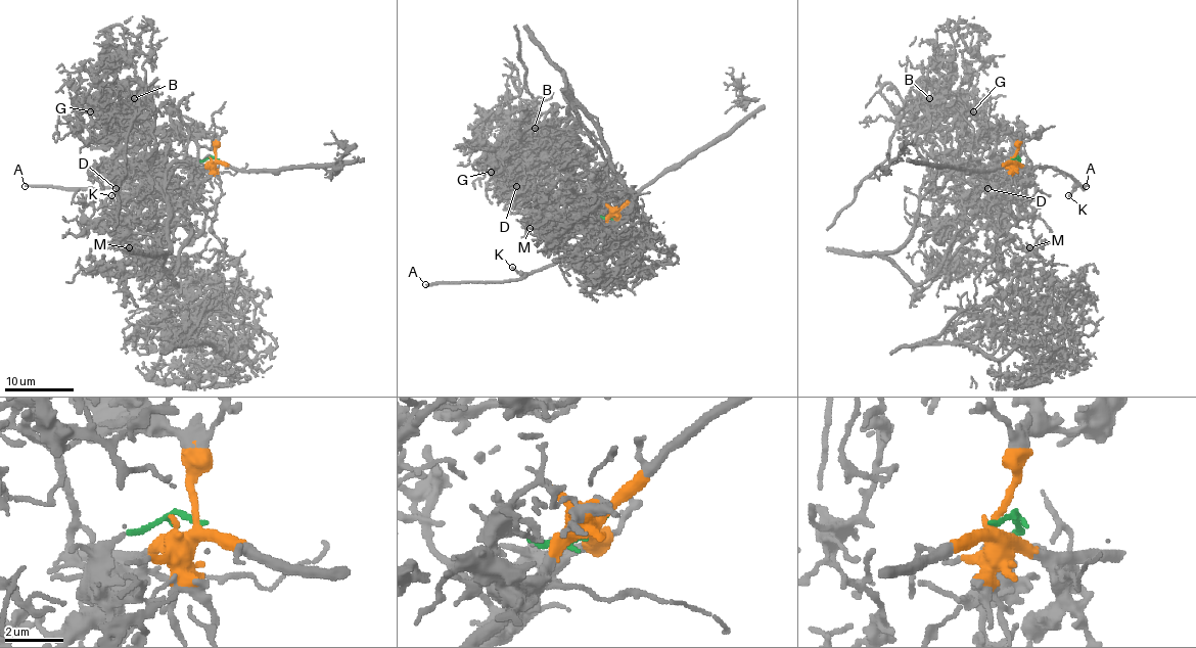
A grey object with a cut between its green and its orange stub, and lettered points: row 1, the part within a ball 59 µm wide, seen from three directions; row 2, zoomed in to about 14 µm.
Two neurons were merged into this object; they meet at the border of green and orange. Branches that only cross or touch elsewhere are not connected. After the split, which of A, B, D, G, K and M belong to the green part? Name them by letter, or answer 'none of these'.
B, D, G, M

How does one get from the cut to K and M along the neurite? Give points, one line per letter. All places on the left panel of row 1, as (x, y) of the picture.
K: (216, 157), (203, 167), (167, 167), (126, 182), (111, 195)
M: (216, 159), (164, 202), (191, 234), (216, 204), (223, 247), (189, 257), (186, 271), (129, 247)

